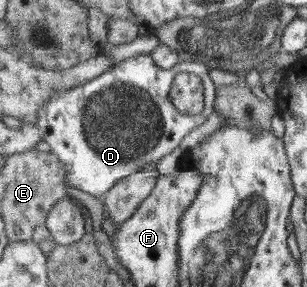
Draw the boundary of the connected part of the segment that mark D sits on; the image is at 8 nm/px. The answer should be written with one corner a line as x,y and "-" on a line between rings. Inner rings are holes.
152,54
138,55
114,65
112,69
106,70
84,85
77,85
68,91
57,91
53,97
48,97
49,101
39,109
37,125
44,135
44,142
66,164
71,186
103,200
120,179
140,173
146,167
158,165
162,157
170,155
176,147
179,147
190,131
204,125
212,115
212,111
216,110
217,95
219,89
214,85
206,64
194,61
180,62
168,69
161,68
-
182,72
192,72
203,79
206,102
205,110
200,115
190,115
180,111
170,99
169,93
175,77

